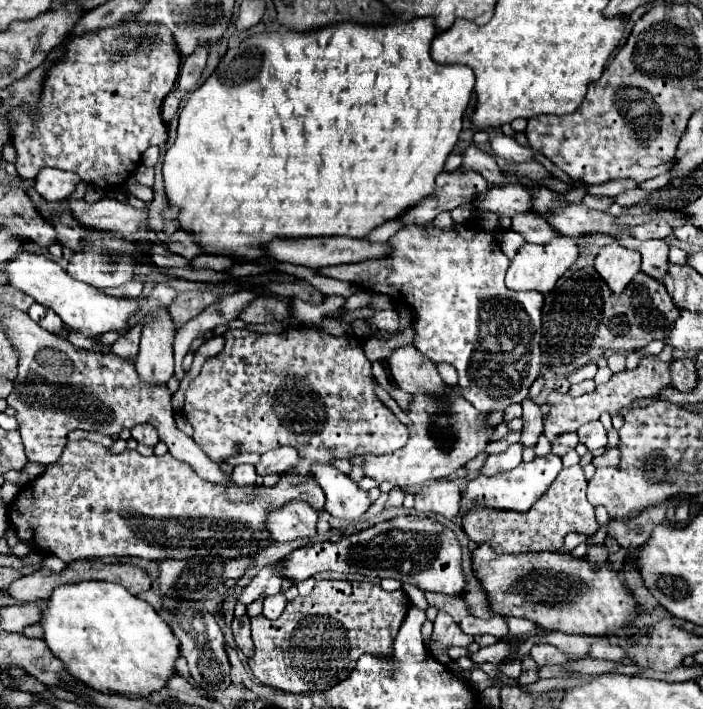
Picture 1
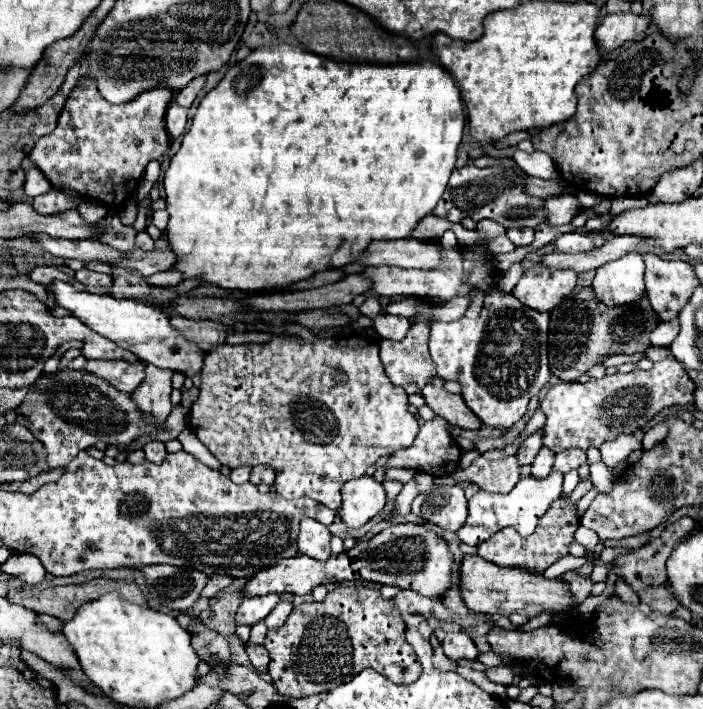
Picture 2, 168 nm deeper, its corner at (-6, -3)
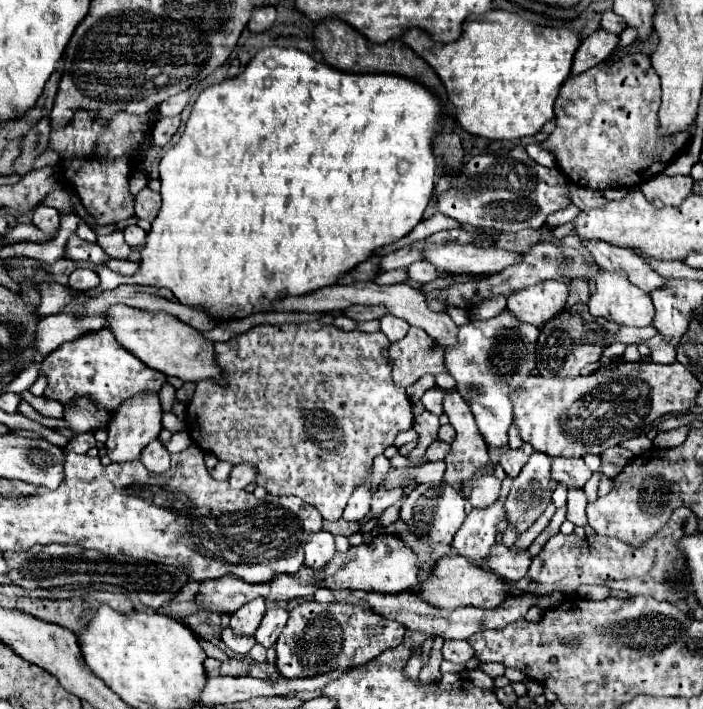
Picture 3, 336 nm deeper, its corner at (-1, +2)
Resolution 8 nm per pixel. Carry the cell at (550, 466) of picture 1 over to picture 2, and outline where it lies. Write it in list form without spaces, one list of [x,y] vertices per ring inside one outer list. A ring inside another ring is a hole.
[[[552,472],[548,478],[544,480],[536,480],[532,476],[520,480],[512,492],[504,494],[504,496],[496,496],[496,494],[488,494],[484,490],[480,490],[478,494],[474,494],[468,502],[468,508],[470,508],[470,514],[468,514],[468,522],[464,524],[464,528],[460,528],[458,532],[458,538],[460,542],[464,544],[470,544],[470,546],[478,546],[482,544],[484,540],[488,540],[492,534],[496,534],[498,530],[506,528],[506,526],[512,526],[518,530],[518,534],[522,538],[530,536],[536,526],[538,526],[538,520],[546,514],[546,510],[550,508],[550,504],[554,500],[558,500],[562,496],[562,476],[560,472]]]

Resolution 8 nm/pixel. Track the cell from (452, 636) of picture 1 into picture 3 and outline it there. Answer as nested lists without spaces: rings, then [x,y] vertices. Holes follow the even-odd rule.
[[[445,641],[443,643],[443,659],[453,661],[453,663],[465,663],[475,655],[475,651],[471,651],[467,641]]]

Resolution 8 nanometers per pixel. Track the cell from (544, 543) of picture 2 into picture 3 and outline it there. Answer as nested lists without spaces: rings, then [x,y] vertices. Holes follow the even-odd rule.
[[[497,541],[495,547],[491,547],[487,559],[483,561],[483,567],[495,571],[497,575],[501,575],[509,581],[519,581],[521,577],[525,577],[529,573],[531,561],[533,561],[533,557],[531,557],[529,549],[513,551],[507,545],[503,545],[501,541]]]

